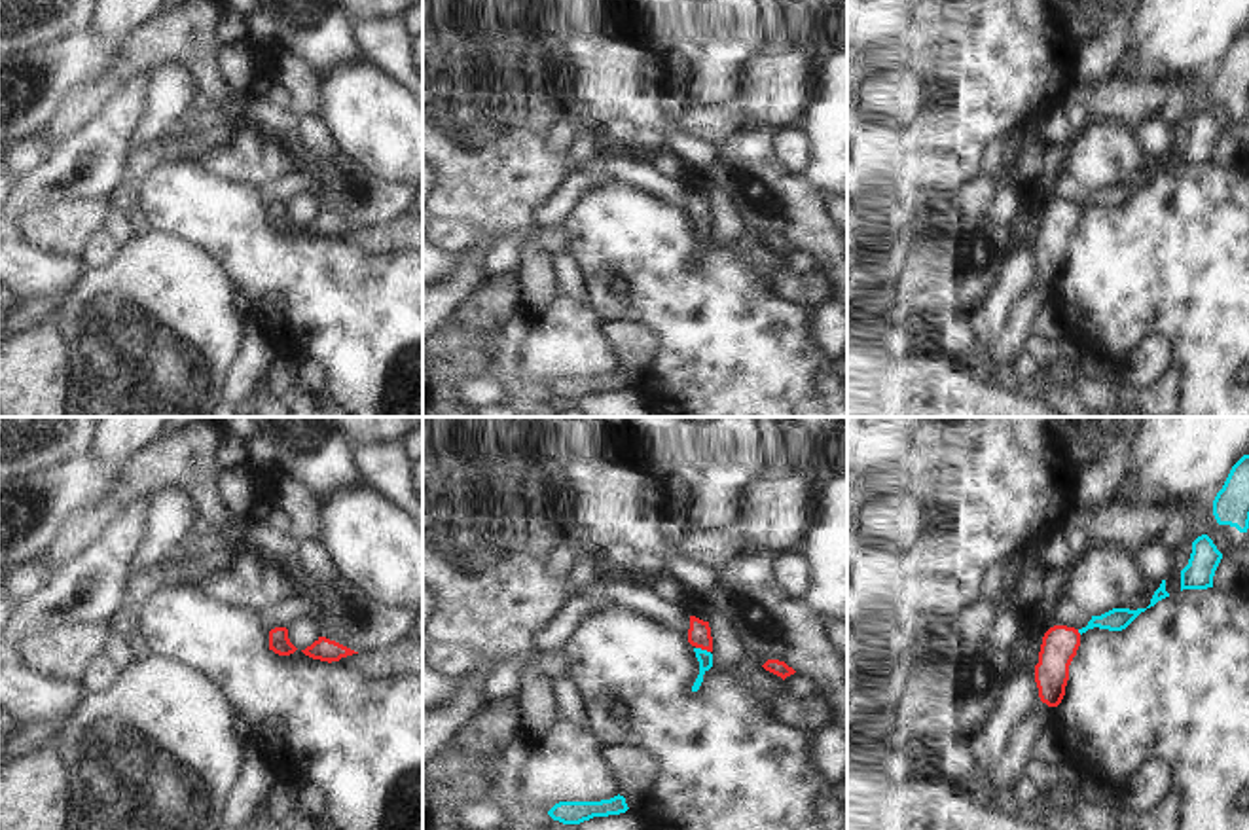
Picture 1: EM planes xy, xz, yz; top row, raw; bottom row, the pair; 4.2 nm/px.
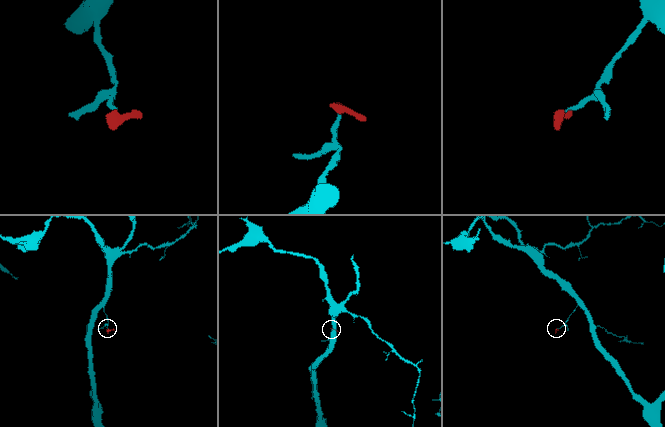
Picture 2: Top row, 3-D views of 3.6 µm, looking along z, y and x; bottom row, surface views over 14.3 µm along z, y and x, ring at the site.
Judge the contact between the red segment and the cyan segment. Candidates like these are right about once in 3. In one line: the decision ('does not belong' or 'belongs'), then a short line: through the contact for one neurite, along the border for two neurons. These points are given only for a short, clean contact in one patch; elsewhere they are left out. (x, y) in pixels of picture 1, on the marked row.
belongs; line xz (700, 633), (704, 649), (705, 658)

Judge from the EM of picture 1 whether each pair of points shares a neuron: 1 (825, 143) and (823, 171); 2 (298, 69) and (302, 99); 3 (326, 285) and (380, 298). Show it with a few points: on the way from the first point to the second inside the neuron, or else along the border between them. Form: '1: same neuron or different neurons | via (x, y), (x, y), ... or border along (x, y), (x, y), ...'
1: same neuron | via (825, 150), (825, 163)
2: same neuron | via (298, 76), (302, 91)
3: same neuron | via (340, 298), (366, 298)

